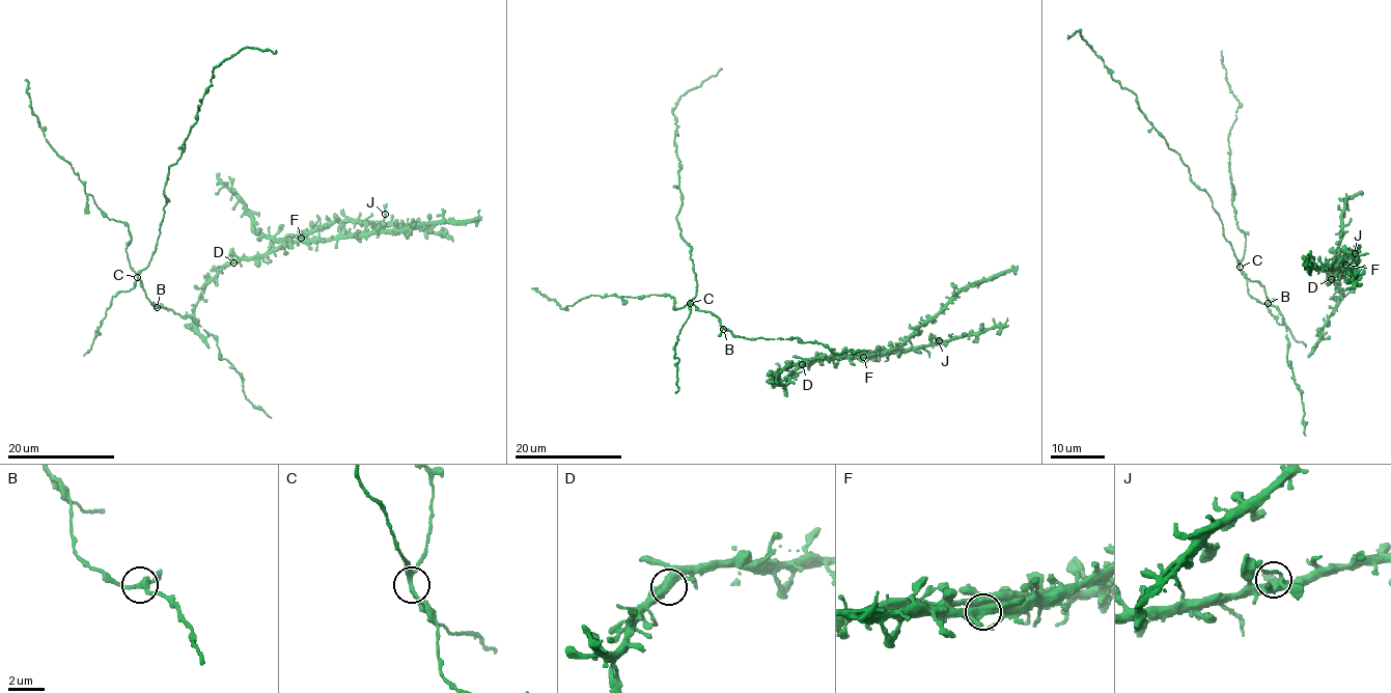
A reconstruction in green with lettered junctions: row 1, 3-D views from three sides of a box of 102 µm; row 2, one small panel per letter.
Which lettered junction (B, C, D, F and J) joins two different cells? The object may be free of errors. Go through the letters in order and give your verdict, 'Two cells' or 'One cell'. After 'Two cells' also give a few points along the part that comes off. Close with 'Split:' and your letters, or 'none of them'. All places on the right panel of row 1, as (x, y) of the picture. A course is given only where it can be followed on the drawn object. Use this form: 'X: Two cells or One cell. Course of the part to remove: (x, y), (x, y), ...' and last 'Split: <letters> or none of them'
B: One cell
C: Two cells. Course of the part to remove: (1239, 267), (1211, 197), (1192, 181), (1189, 168), (1141, 110), (1136, 95), (1113, 79), (1080, 30), (1068, 34)
D: One cell
F: One cell
J: One cell
Split: C

